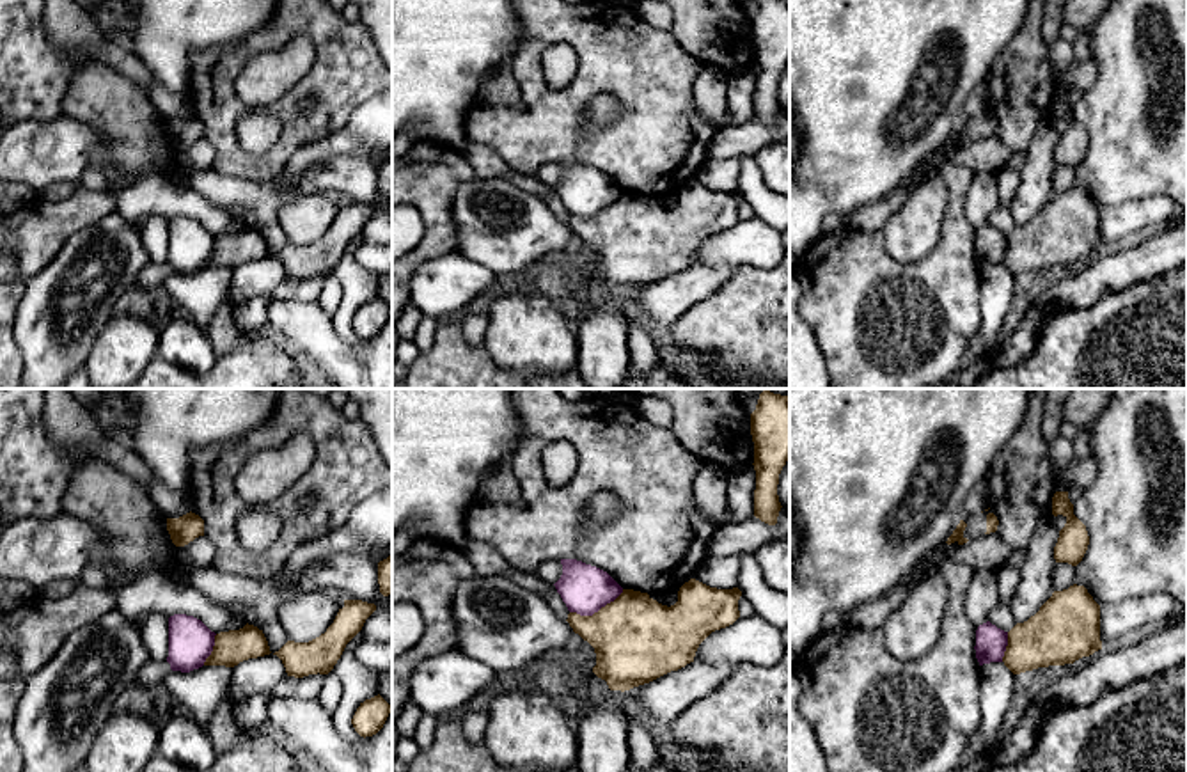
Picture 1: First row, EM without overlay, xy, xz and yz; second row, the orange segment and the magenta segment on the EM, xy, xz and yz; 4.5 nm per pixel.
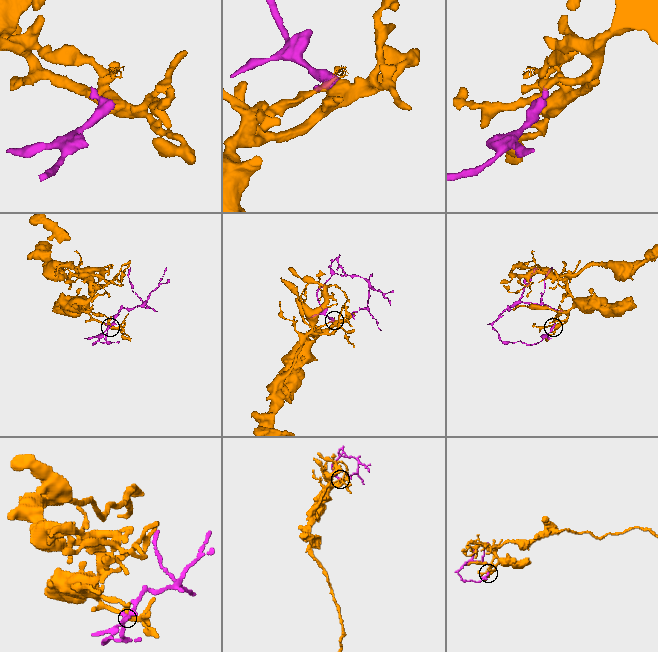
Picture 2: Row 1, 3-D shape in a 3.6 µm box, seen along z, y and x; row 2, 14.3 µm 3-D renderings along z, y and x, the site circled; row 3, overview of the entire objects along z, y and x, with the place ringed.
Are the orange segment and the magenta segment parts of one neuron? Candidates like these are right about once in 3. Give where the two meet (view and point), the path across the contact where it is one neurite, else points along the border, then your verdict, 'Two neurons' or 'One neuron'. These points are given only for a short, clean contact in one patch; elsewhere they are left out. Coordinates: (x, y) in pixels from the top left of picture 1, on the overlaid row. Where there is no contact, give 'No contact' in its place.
Touches orange at xz (598, 611). Boundary: xz (623, 590), (591, 614), (570, 613). Two neurons

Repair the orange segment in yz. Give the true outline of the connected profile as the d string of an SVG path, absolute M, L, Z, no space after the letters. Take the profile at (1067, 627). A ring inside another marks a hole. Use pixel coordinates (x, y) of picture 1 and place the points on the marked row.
M1084 586L1054 591L1040 611L1008 632L1004 666L1020 674L1073 664L1102 650L1100 605Z

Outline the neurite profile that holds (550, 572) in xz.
M561 561L541 563L534 570L534 575L545 582L555 584L562 575L562 564L561 564Z

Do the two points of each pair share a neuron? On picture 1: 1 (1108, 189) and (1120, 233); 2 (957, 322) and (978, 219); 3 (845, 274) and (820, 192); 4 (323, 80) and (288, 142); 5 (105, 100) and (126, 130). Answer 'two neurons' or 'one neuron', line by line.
1: two neurons
2: two neurons
3: two neurons
4: one neuron
5: one neuron

